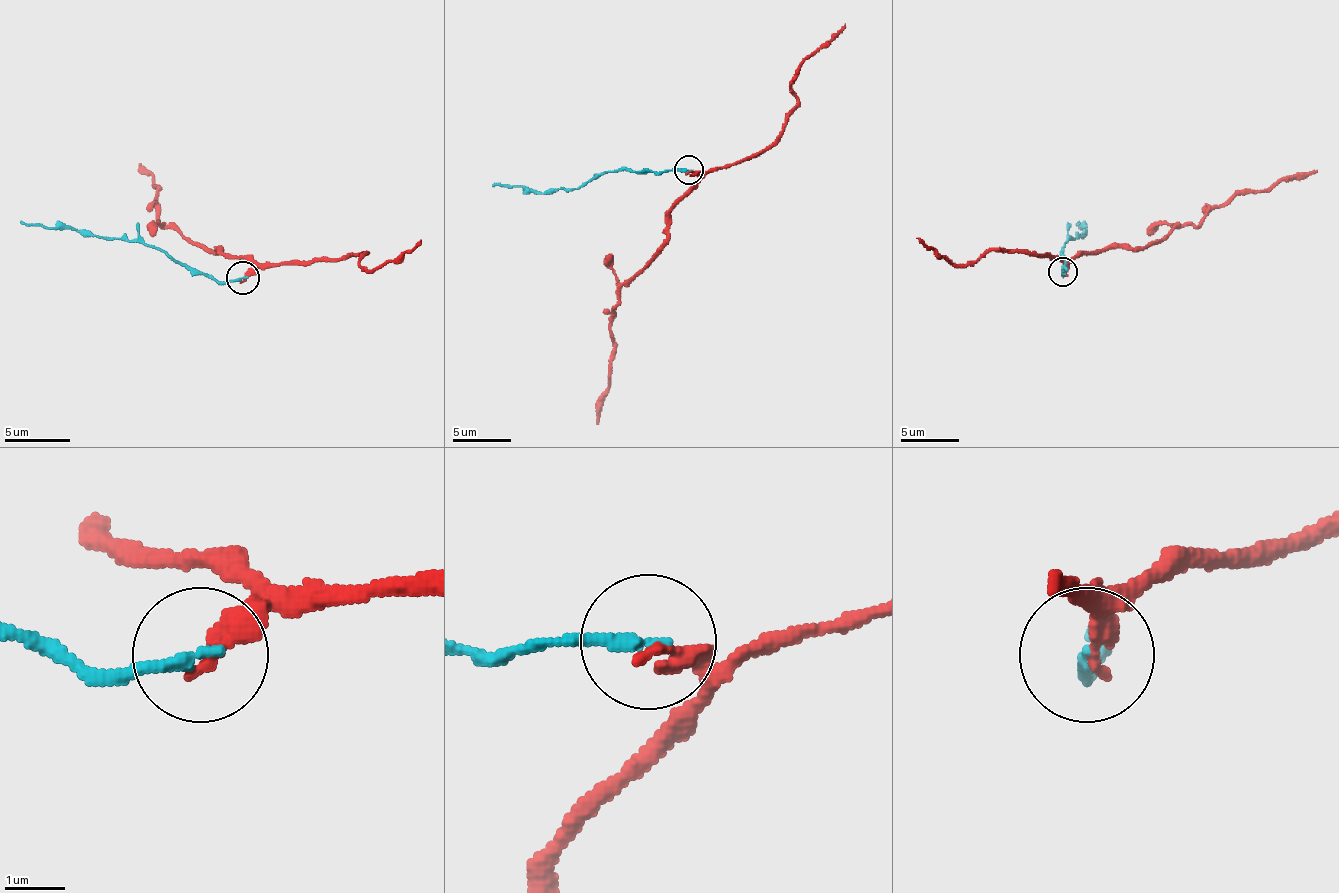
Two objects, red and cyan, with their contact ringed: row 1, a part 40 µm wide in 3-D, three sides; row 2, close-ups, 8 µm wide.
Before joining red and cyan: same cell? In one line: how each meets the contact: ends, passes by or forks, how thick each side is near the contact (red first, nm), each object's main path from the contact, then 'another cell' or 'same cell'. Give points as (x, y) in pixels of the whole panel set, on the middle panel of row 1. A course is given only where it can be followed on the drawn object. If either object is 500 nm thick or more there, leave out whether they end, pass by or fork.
red ends | cyan ends | 360/200 nm | red via (687, 171), (699, 179), (670, 211), (667, 243), (621, 289), (609, 324), (612, 347), (609, 379), (597, 423) | cyan via (687, 171), (603, 171), (577, 188), (554, 188), (542, 194), (493, 182) | another cell

